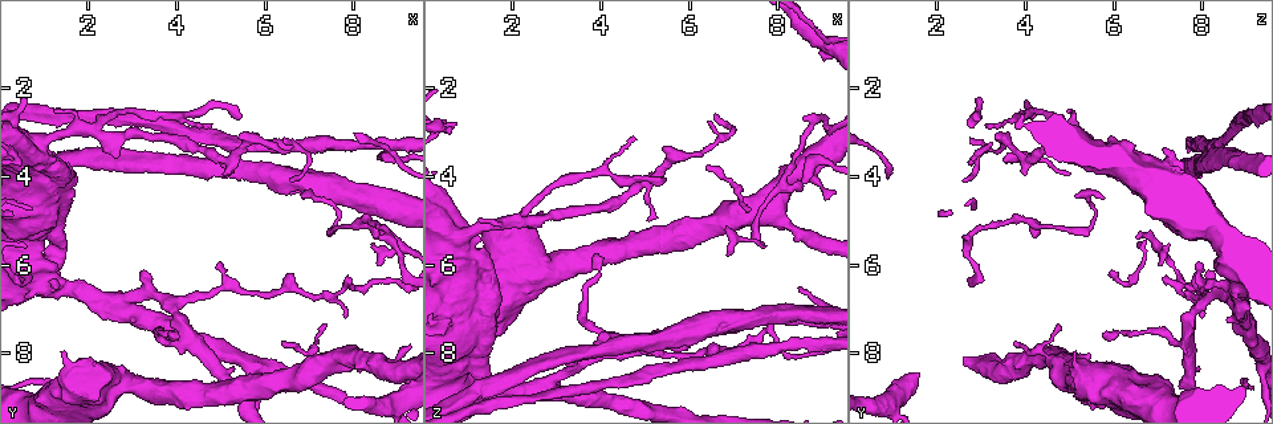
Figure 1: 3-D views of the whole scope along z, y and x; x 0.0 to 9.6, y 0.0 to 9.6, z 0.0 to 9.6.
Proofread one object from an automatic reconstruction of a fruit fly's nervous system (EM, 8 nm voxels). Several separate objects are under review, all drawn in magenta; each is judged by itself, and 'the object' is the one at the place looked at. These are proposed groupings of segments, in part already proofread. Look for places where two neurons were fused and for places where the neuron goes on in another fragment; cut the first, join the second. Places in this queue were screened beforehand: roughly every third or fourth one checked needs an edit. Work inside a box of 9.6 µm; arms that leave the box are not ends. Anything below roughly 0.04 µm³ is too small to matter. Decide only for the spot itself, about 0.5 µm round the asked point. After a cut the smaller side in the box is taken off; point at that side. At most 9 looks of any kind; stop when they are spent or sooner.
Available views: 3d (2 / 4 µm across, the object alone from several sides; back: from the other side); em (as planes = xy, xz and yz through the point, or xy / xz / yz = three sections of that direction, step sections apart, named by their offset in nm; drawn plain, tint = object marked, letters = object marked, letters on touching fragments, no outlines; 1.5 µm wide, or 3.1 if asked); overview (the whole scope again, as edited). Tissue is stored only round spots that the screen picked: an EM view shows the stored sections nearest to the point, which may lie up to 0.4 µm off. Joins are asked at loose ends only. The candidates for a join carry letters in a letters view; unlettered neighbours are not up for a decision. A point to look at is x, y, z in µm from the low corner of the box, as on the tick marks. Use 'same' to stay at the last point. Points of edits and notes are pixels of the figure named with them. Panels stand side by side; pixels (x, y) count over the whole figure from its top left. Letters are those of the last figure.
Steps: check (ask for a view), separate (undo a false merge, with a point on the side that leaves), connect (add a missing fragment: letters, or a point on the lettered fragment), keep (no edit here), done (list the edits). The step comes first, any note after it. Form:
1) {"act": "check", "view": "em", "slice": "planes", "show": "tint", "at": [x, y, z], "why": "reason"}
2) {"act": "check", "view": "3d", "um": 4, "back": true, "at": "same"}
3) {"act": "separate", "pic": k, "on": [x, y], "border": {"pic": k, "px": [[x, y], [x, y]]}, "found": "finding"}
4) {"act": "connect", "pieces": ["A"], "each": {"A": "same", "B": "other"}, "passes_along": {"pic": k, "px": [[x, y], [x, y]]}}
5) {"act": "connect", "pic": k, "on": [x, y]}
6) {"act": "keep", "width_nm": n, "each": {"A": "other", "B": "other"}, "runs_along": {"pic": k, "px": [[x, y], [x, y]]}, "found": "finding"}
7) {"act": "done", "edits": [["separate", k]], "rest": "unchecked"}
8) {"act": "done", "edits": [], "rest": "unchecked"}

{"act": "check", "view": "3d", "um": 4, "at": [4.95, 5.90, 8.00], "why": "branch stops here"}

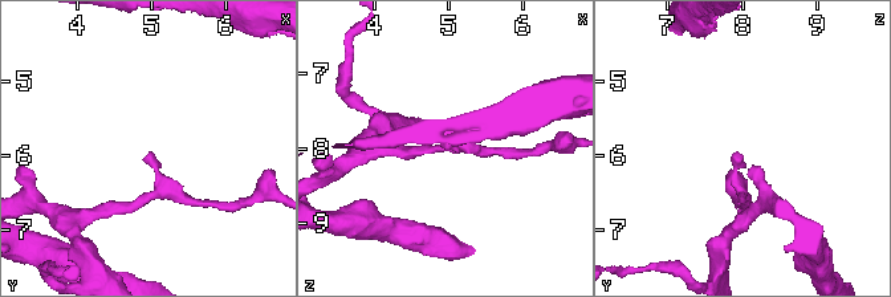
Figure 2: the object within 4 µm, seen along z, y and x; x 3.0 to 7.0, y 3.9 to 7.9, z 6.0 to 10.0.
{"act": "check", "view": "em", "slice": "planes", "show": "letters", "at": [4.95, 5.95, 7.90]}

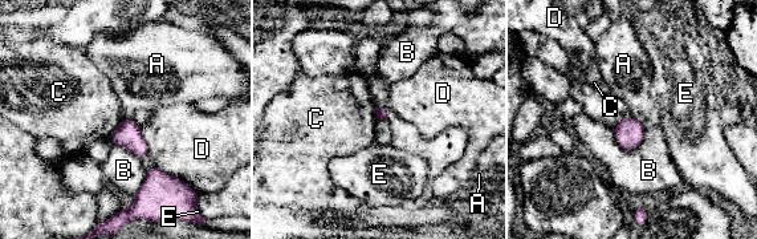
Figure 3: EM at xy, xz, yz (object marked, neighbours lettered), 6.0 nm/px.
{"act": "keep", "each": {"A": "other", "B": "other", "C": "other", "D": "other", "E": "other"}, "found": "no lettered fragment goes on from it"}

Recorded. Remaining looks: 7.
{"act": "check", "view": "em", "slice": "planes", "show": "letters", "at": [7.80, 6.30, 7.05], "why": "tapers out"}

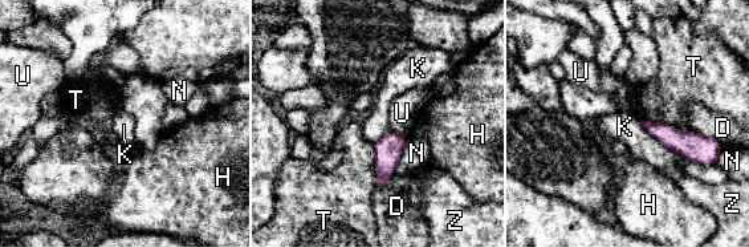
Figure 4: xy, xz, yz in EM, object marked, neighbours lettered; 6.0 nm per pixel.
{"act": "keep", "each": {"D": "other", "H": "other", "K": "other", "N": "other", "T": "other", "U": "other", "Z": "other"}, "border": {"pic": 4, "px": [[639, 120], [652, 136], [684, 157]]}, "found": "none of them fits"}

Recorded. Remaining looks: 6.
{"act": "check", "view": "em", "slice": "xy", "step": 8, "show": "tint", "at": [6.45, 3.25, 2.75], "why": "an open end"}

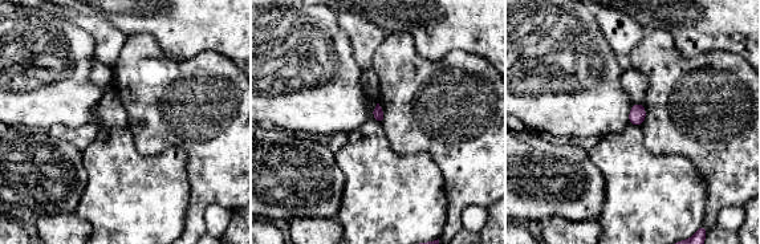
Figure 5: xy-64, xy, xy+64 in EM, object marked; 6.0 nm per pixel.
{"act": "check", "view": "em", "slice": "planes", "show": "letters", "at": "same"}

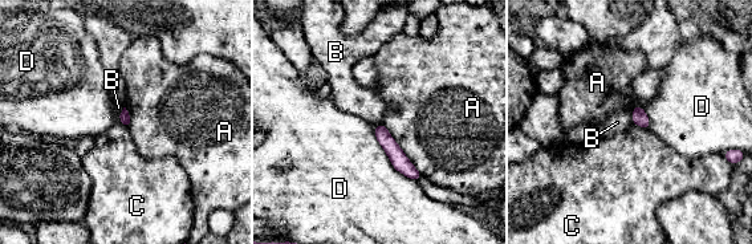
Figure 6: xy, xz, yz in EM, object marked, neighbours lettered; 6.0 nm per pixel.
{"act": "keep", "each": {"A": "other", "B": "other", "C": "other", "D": "other"}, "border": {"pic": 6, "px": [[631, 123], [637, 123], [647, 130]]}, "found": "no lettered fragment goes on from it"}

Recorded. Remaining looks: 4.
{"act": "check", "view": "3d", "um": 2, "at": [1.20, 2.50, 4.90]}

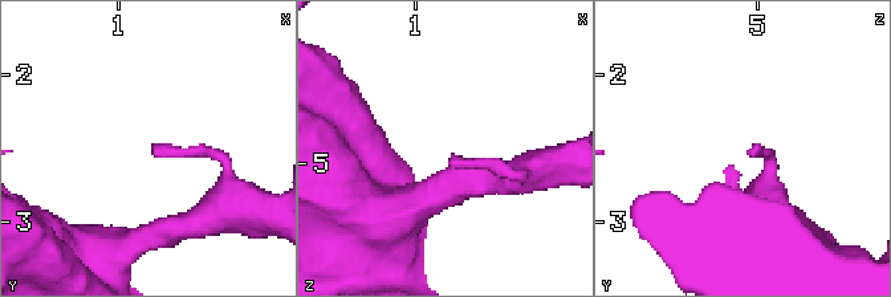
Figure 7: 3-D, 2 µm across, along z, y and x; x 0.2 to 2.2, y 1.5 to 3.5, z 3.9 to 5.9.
{"act": "check", "view": "em", "slice": "planes", "show": "tint", "at": [1.22, 2.46, 4.96]}

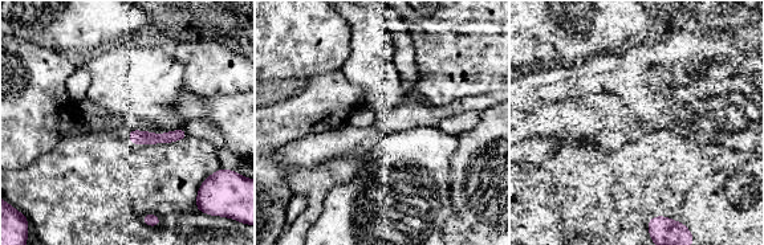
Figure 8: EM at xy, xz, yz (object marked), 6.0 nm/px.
{"act": "check", "view": "em", "slice": "planes", "show": "letters", "at": "same"}

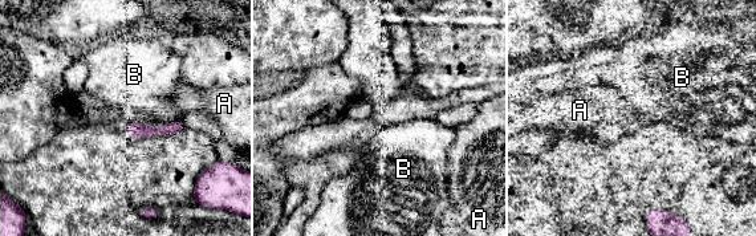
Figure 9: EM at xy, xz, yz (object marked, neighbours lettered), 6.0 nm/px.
{"act": "keep", "longest_contact_nm": ["B", 100], "each": {"A": "other", "B": "other"}, "found": "no lettered fragment goes on from it"}

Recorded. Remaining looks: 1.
{"act": "done", "edits": [], "rest": "unchecked"}

